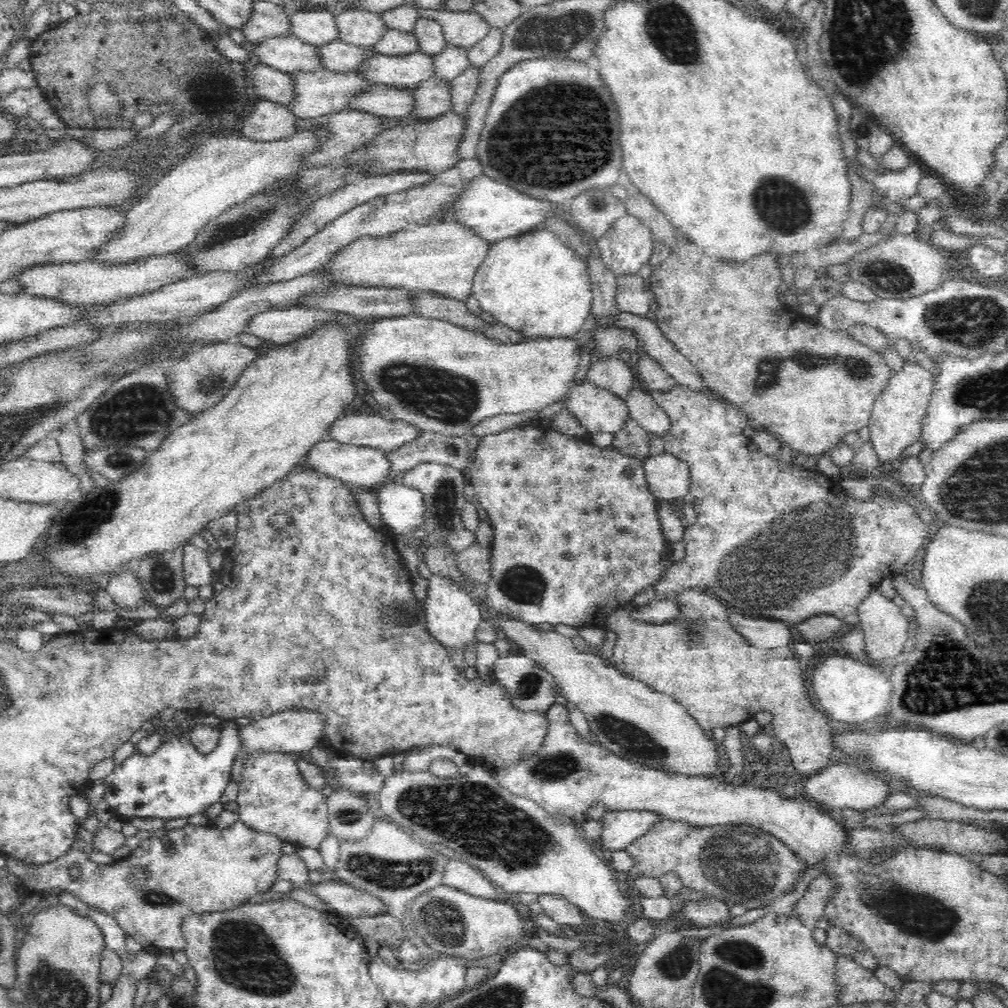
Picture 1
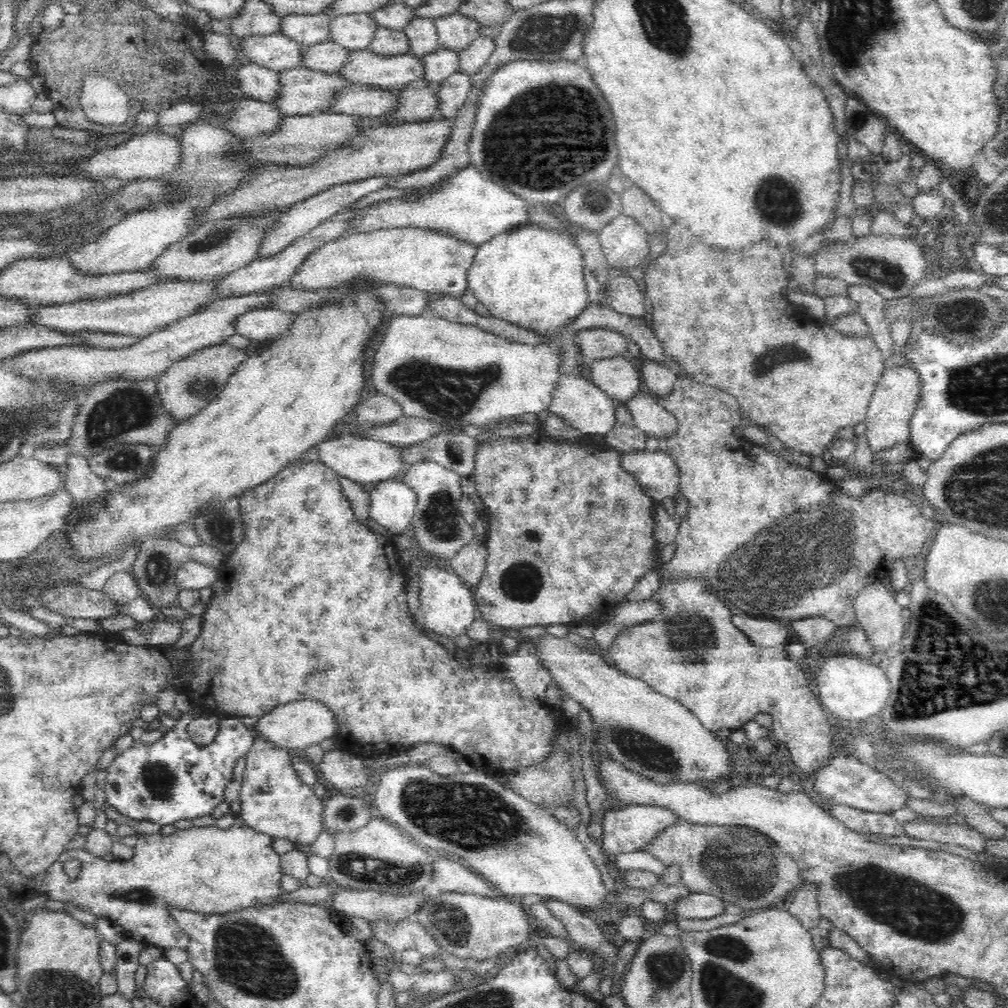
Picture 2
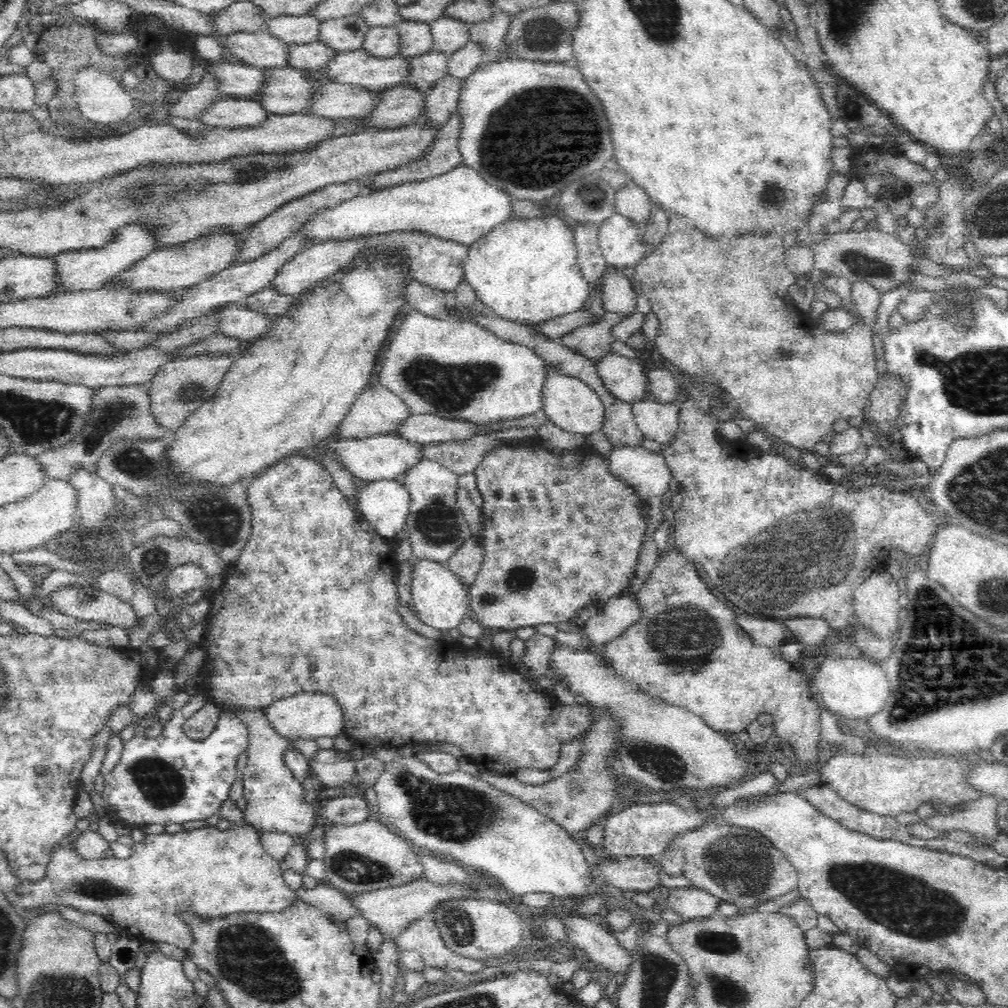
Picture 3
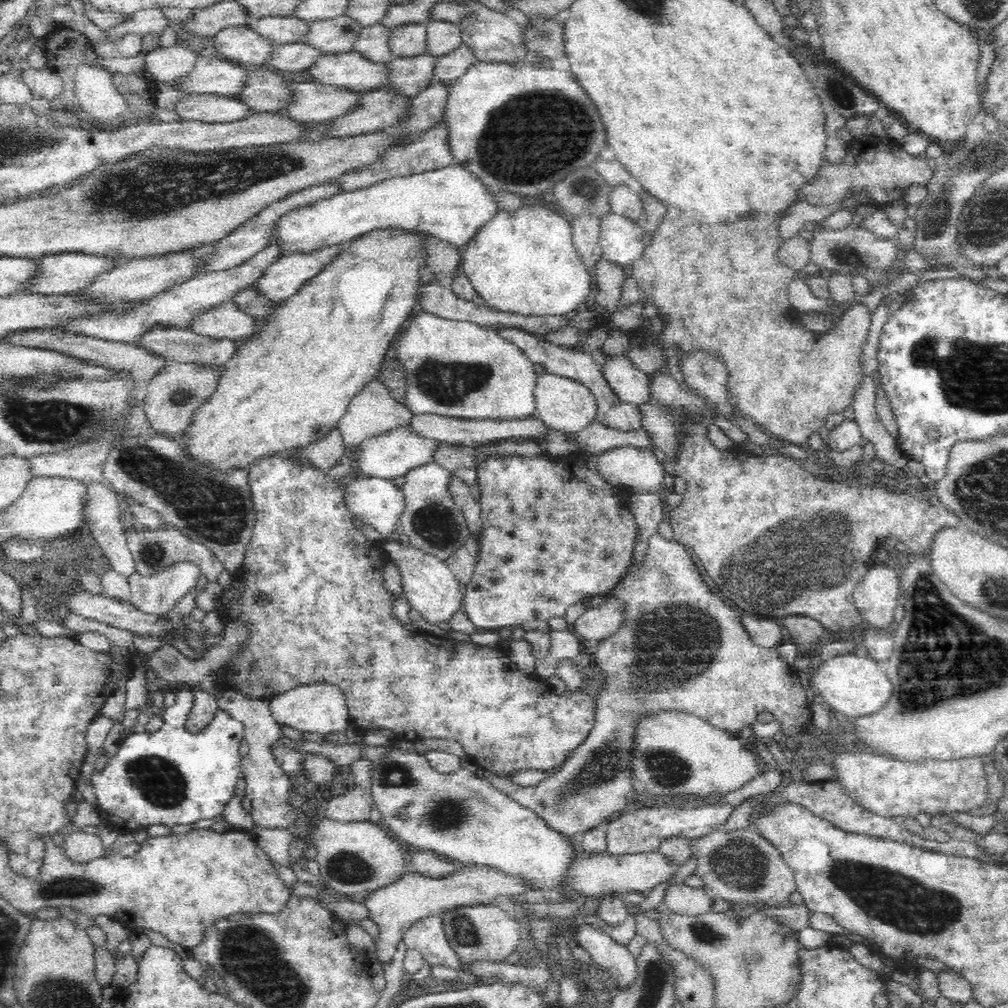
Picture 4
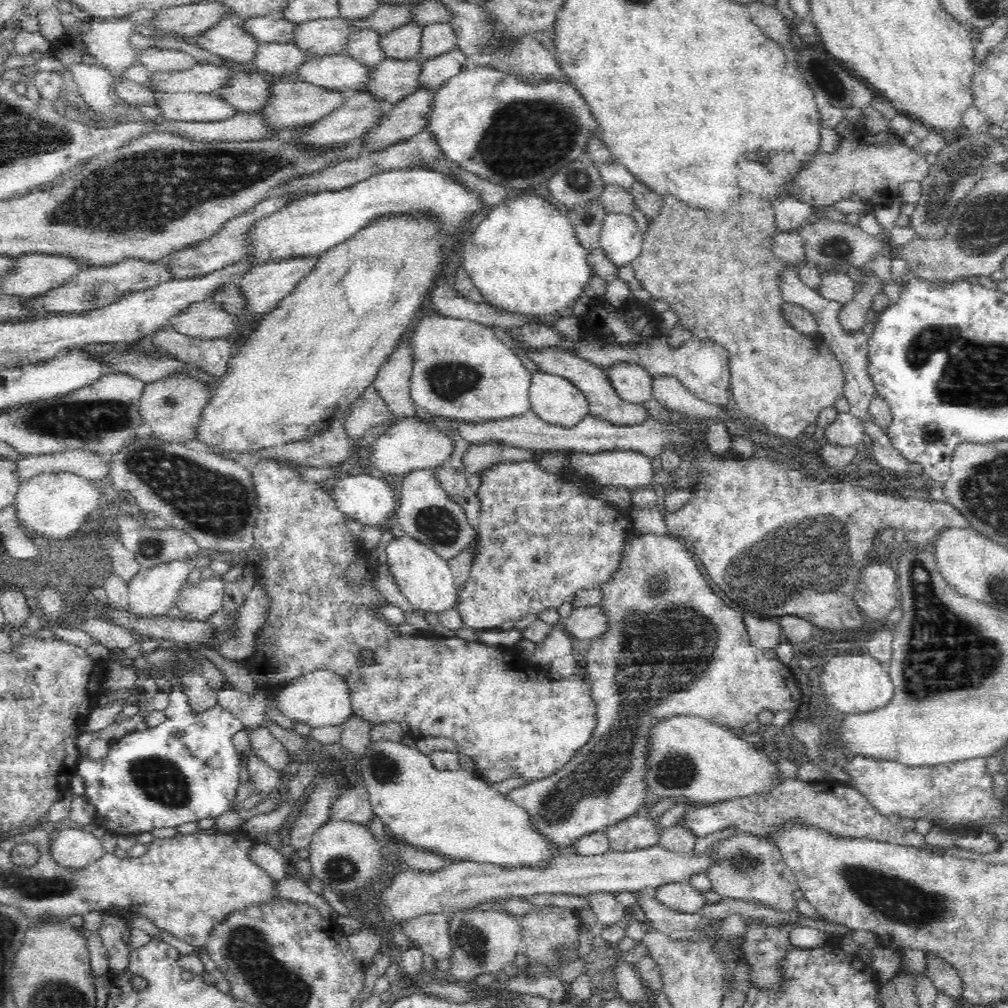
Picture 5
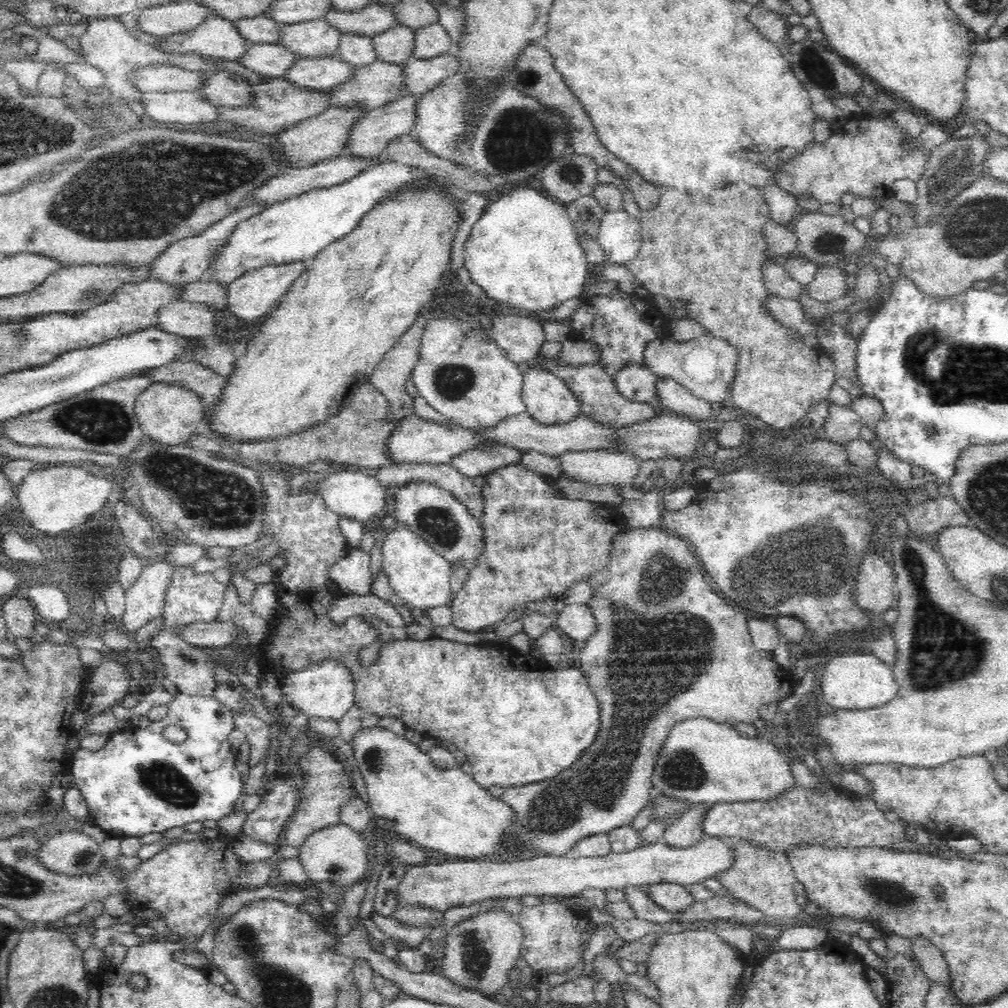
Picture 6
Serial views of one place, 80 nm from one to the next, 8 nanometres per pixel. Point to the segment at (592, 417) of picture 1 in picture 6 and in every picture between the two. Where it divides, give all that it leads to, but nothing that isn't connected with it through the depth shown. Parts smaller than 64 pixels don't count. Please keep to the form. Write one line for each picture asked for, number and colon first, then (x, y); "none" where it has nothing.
2: (581, 404)
3: (569, 403)
4: (564, 404)
5: (554, 399)
6: (549, 400)

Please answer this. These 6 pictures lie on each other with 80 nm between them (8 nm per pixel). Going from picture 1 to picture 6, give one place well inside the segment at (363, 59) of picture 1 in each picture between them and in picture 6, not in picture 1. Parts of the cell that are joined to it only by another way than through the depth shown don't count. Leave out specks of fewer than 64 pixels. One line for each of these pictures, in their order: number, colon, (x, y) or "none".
2: (329, 57)
3: (317, 56)
4: (297, 58)
5: (273, 58)
6: (273, 60)

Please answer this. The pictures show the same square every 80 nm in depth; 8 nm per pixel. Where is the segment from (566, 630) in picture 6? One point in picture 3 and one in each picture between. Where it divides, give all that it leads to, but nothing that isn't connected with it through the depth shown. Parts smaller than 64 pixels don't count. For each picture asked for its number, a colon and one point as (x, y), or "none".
3: (620, 613)
4: (597, 624)
5: (589, 623)

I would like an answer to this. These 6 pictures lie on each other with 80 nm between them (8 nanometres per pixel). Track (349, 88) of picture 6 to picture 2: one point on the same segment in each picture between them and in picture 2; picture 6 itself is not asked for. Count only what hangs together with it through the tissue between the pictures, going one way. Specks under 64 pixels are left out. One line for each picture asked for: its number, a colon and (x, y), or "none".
2: (440, 65)
3: (426, 69)
4: (409, 76)
5: (393, 80)

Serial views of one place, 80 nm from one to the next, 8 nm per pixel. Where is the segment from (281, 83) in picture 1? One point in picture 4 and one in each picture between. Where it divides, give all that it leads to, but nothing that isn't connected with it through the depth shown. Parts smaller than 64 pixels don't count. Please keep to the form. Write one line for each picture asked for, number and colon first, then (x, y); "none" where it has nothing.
2: (254, 81)
3: (238, 81)
4: (211, 75)

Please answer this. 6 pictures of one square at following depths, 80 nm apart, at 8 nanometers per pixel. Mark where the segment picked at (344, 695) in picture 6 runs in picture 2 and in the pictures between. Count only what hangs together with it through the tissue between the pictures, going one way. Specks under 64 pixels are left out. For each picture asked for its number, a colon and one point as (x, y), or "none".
2: (300, 724)
3: (307, 716)
4: (319, 708)
5: (319, 699)

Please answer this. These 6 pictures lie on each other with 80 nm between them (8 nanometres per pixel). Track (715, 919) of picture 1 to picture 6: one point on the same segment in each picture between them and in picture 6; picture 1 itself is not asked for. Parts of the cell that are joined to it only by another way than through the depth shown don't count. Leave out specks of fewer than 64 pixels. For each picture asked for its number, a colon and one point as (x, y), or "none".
2: (697, 906)
3: (692, 903)
4: (680, 898)
5: (681, 897)
6: (675, 897)

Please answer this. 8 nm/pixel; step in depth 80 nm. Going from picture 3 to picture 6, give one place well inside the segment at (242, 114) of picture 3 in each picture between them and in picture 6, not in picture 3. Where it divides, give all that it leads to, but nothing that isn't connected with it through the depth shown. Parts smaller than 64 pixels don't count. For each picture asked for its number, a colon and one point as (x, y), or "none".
4: (209, 108)
5: (193, 107)
6: (187, 107)

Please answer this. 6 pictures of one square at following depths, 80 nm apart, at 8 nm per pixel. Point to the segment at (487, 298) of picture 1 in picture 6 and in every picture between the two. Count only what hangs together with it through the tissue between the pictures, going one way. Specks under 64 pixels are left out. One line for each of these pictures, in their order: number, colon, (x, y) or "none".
2: (533, 277)
3: (525, 270)
4: (524, 262)
5: (524, 257)
6: (524, 252)

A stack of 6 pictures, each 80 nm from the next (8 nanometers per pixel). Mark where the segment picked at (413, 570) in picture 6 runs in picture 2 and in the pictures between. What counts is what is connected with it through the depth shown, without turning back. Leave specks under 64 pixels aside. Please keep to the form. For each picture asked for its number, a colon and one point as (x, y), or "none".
2: (448, 604)
3: (442, 600)
4: (433, 590)
5: (426, 580)

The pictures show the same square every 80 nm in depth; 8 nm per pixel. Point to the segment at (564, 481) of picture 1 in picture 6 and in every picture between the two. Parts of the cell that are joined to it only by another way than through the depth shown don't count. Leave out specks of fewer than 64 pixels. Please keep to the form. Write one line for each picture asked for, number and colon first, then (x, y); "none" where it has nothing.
2: (569, 532)
3: (560, 532)
4: (555, 534)
5: (543, 536)
6: (537, 545)

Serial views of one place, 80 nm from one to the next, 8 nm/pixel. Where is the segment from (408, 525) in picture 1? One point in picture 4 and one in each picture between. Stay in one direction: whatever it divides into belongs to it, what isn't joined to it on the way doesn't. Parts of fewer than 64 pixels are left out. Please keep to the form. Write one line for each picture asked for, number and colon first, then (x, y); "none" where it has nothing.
2: (393, 503)
3: (385, 504)
4: (376, 501)

